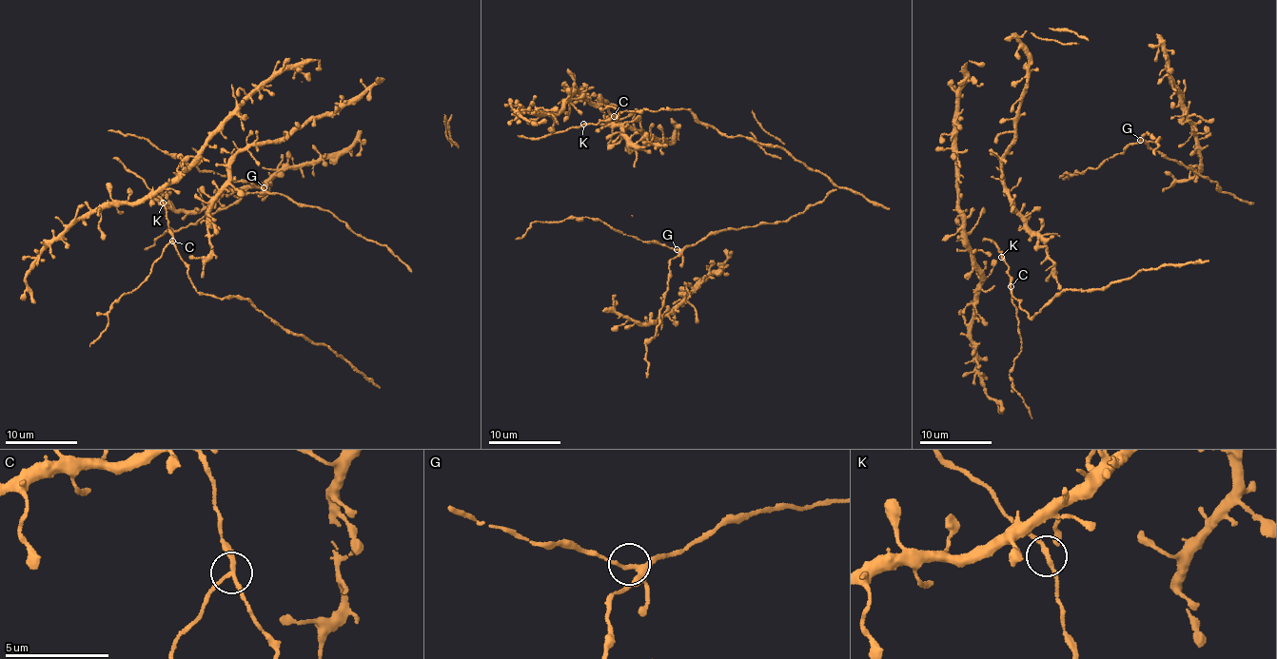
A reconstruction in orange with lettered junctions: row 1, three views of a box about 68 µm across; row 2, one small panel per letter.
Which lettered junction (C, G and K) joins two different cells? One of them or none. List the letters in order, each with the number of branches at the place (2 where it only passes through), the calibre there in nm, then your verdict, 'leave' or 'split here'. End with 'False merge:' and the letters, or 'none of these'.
C: 3 | 200 nm | split here
G: 3 | 200 nm | leave
K: 3 | 160 nm | leave
False merge: C

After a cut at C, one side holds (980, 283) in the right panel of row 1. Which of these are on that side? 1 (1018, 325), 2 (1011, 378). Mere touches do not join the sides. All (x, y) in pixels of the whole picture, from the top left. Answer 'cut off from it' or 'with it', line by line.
1: cut off from it
2: cut off from it

